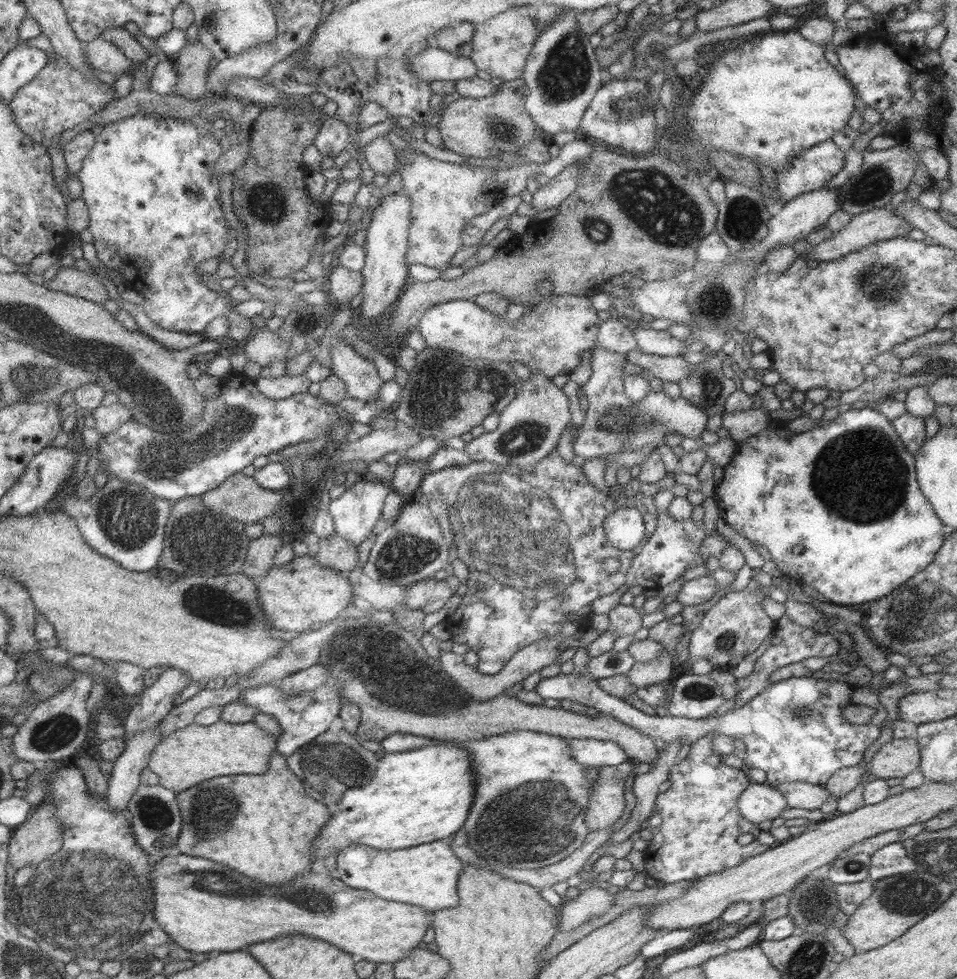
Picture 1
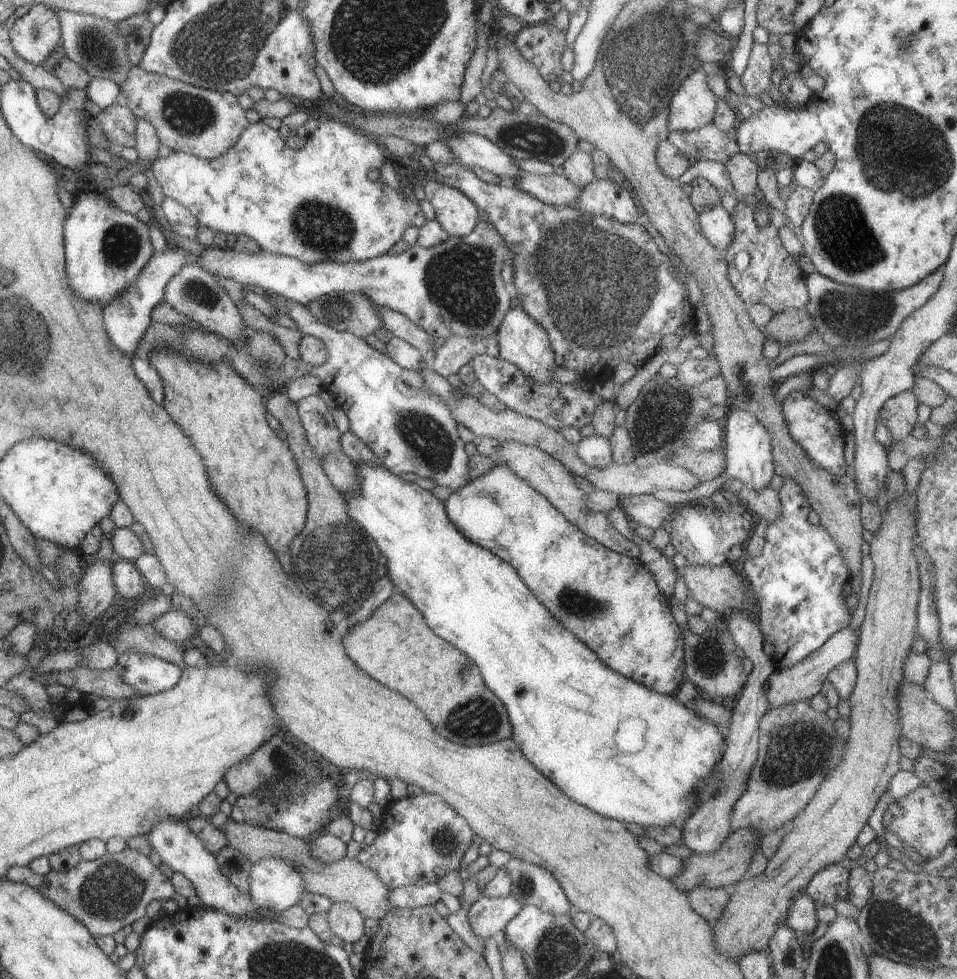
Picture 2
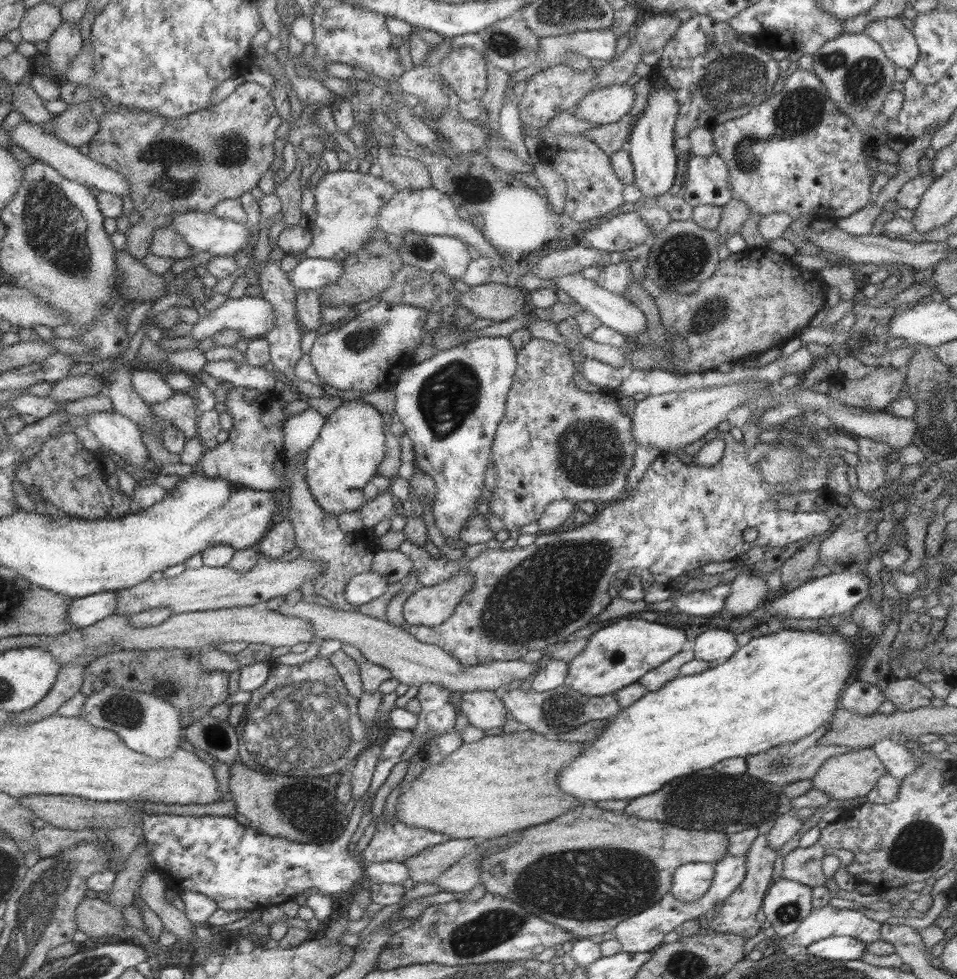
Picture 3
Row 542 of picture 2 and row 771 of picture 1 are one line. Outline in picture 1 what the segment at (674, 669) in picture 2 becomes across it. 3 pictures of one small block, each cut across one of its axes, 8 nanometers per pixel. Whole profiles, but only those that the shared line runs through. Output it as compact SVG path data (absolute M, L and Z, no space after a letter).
M519 729L479 741L437 741L401 732L380 741L385 753L449 743L467 750L471 758L475 800L462 829L468 837L467 845L477 856L501 867L541 868L564 859L581 846L589 831L583 816L599 767L583 767L571 759L567 739Z

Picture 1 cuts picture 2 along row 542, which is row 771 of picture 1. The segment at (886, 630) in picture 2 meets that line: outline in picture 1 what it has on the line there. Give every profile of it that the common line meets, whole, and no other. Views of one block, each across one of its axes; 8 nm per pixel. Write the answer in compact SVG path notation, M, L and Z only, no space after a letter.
M903 738L883 744L871 761L868 768L876 779L904 778L914 772L920 764L920 753L917 740Z

